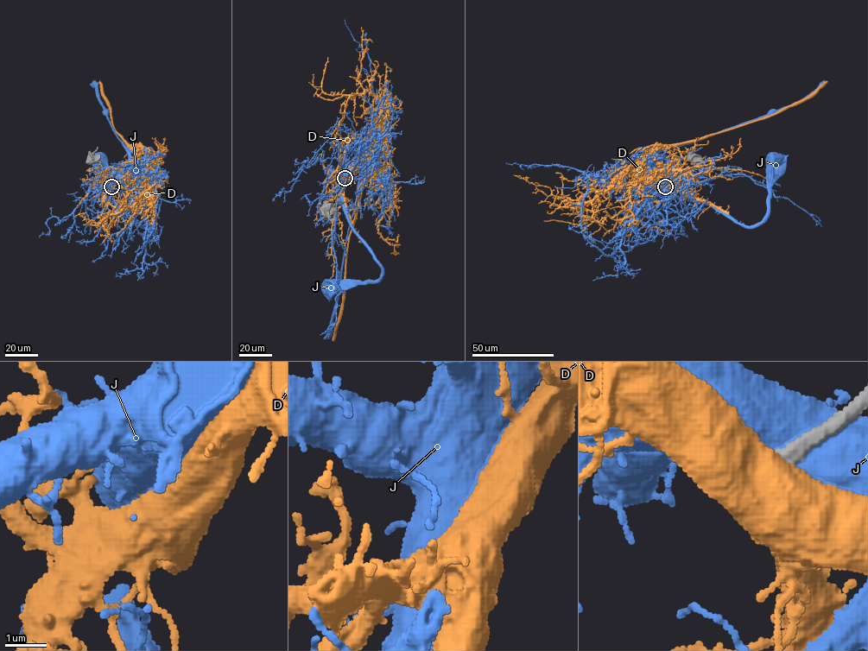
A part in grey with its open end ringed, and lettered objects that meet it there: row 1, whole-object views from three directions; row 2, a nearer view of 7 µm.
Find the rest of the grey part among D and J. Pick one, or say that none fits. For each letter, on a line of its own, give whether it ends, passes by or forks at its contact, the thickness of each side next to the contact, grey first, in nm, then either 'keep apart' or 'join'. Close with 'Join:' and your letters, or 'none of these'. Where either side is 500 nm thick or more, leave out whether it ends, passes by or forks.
D: 400 nm thick on the grey side, 850 nm on the other; keep apart
J: 320 nm thick on the grey side, 800 nm on the other; keep apart
Join: none of these

